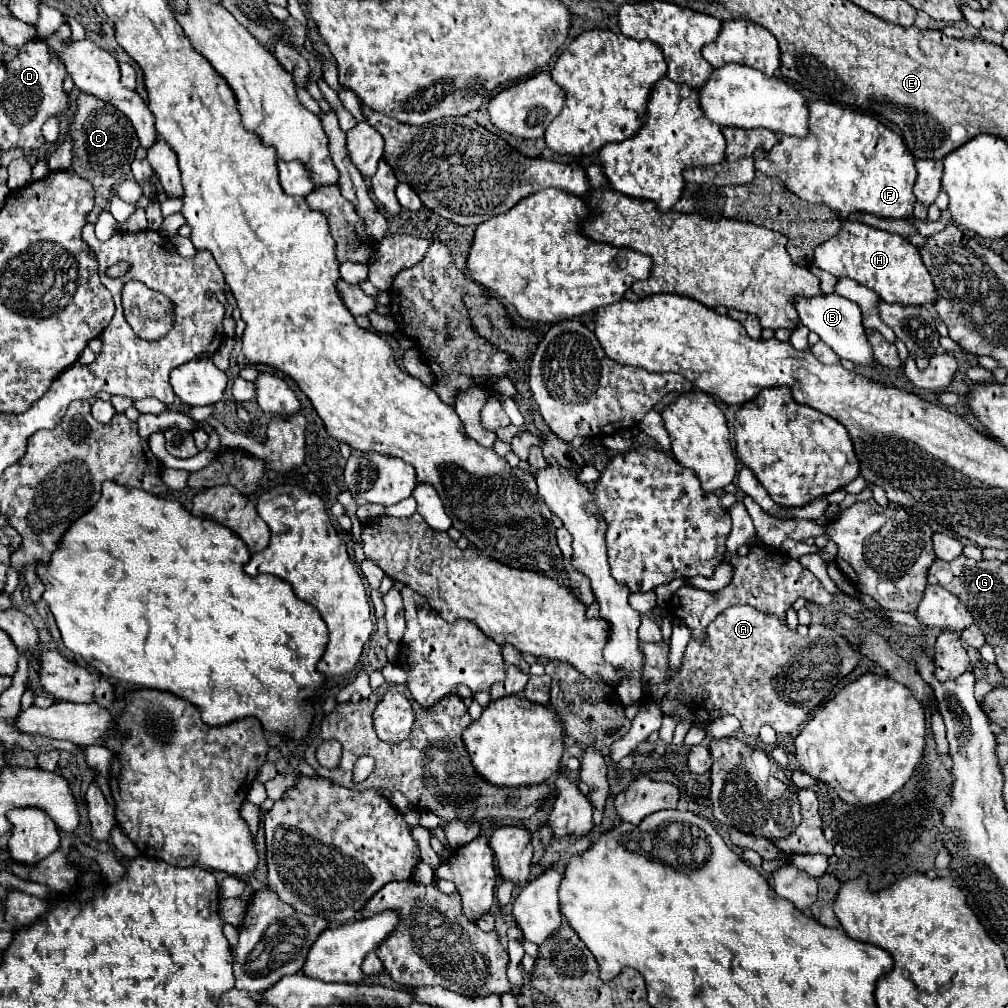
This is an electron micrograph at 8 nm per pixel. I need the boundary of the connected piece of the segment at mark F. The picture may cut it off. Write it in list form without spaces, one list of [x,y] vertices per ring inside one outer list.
[[[823,100],[811,102],[809,112],[809,136],[801,140],[779,134],[779,142],[769,152],[755,156],[755,168],[767,176],[779,176],[785,186],[801,200],[829,206],[839,214],[839,220],[845,220],[853,212],[875,214],[879,218],[909,218],[915,204],[913,184],[917,180],[917,170],[915,158],[907,150],[903,138],[867,114],[859,114],[837,104],[825,104]]]

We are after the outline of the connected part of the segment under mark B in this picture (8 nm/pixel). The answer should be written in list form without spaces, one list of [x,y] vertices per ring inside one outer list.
[[[825,294],[819,298],[799,298],[797,312],[799,312],[801,324],[807,326],[811,332],[819,334],[819,338],[827,346],[831,346],[839,358],[851,360],[853,364],[859,364],[859,366],[869,366],[869,368],[877,366],[871,352],[871,344],[865,336],[865,328],[861,324],[861,310],[855,302],[839,294]]]

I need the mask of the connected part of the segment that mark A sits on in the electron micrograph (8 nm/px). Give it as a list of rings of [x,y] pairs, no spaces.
[[[731,606],[727,608],[715,622],[711,622],[705,630],[707,640],[691,640],[685,648],[683,662],[679,670],[669,668],[669,644],[653,644],[639,642],[639,648],[645,656],[645,664],[641,670],[643,698],[645,702],[657,702],[665,716],[675,718],[677,722],[687,720],[691,724],[709,724],[727,714],[735,716],[741,722],[741,730],[745,736],[759,736],[759,728],[769,724],[777,734],[789,734],[799,730],[815,712],[815,708],[823,706],[829,692],[849,674],[861,660],[861,652],[853,646],[845,636],[837,634],[829,626],[811,624],[809,636],[801,638],[795,630],[787,628],[787,622],[773,616],[763,614],[751,606]]]

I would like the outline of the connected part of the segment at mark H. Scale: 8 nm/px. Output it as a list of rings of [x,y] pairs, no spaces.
[[[857,220],[841,222],[839,234],[815,248],[813,266],[833,274],[835,278],[853,278],[855,282],[875,290],[883,302],[901,306],[933,304],[937,294],[919,250],[903,236],[871,228]]]

